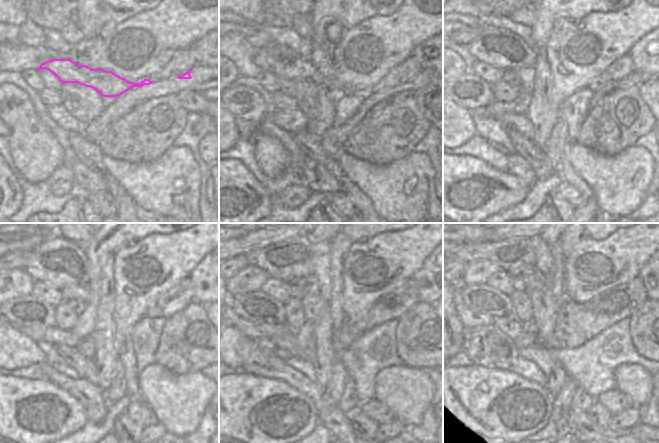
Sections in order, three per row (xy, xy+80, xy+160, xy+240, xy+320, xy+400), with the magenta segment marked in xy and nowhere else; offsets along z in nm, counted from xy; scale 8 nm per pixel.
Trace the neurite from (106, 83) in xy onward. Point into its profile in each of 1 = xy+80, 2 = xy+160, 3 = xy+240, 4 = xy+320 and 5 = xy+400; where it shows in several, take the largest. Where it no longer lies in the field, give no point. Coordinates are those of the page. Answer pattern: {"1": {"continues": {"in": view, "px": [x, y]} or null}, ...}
{"1": {"continues": {"in": "xy+80", "px": [281, 61]}}, "2": {"continues": {"in": "xy+160", "px": [501, 48]}}, "3": {"continues": {"in": "xy+240", "px": [58, 262]}}, "4": {"continues": {"in": "xy+320", "px": [292, 258]}}, "5": {"continues": {"in": "xy+400", "px": [511, 256]}}}

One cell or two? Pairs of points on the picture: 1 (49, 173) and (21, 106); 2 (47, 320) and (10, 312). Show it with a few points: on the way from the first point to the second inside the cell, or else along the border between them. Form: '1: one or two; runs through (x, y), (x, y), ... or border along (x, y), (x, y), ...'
1: one; runs through (37, 156), (23, 123)
2: one; runs through (39, 314), (20, 313)

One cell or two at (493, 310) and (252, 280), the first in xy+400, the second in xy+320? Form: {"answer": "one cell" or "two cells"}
{"answer": "two cells"}

